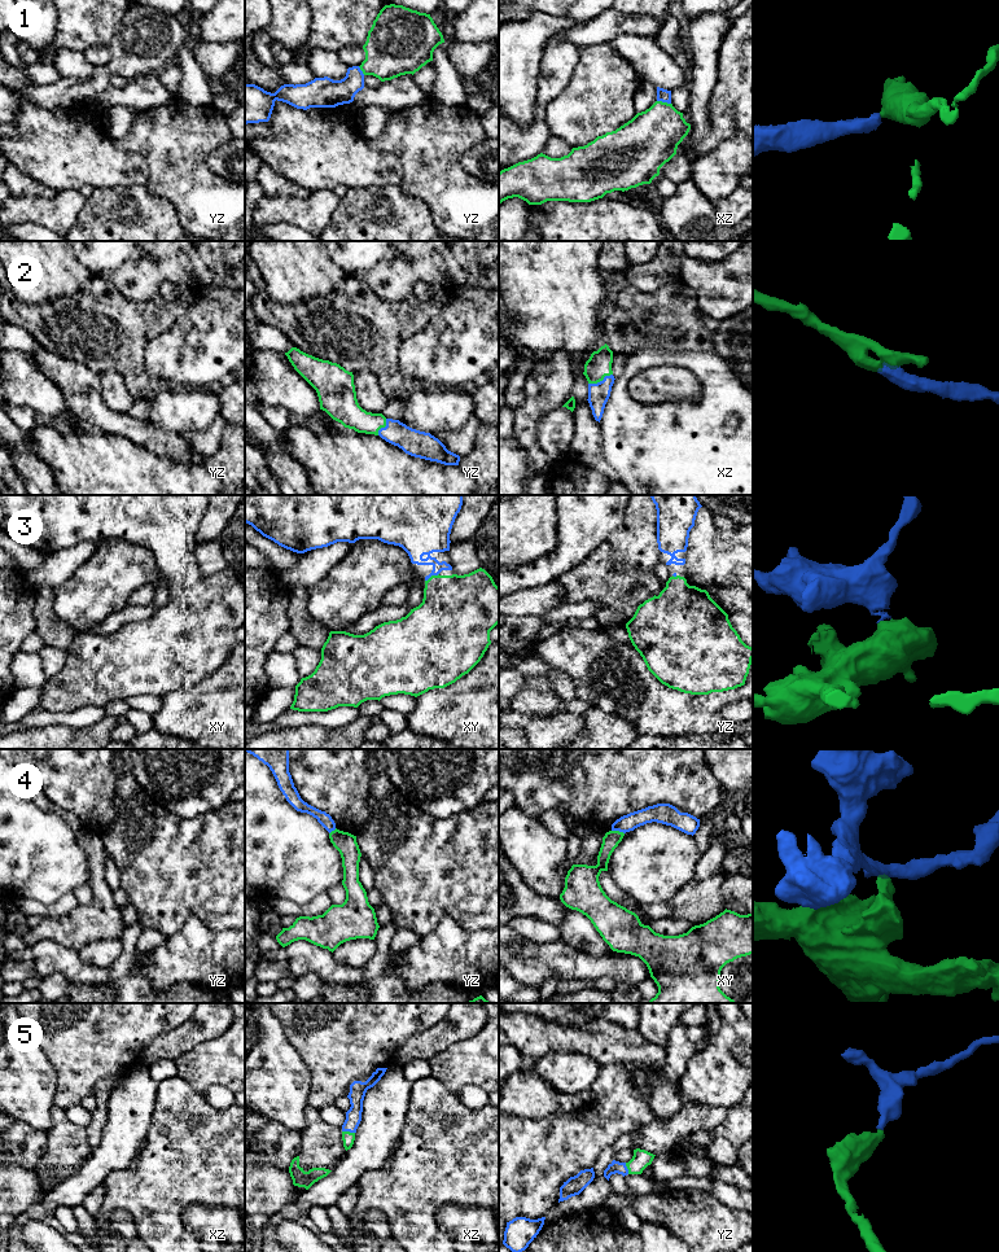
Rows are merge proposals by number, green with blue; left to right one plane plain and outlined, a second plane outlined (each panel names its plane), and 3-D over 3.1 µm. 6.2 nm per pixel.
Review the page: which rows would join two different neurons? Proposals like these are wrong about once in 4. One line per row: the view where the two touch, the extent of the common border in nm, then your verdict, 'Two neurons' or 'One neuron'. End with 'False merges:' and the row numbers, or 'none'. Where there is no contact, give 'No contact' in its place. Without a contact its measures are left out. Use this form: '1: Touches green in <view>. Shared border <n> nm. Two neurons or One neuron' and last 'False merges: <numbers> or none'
1: Touches green in xz. Shared border 90 nm. One neuron
2: Touches green in xz. Shared border 170 nm. One neuron
3: Touches green in xy. Shared border 100 nm. One neuron
4: Touches green in xy. Shared border 80 nm. Two neurons
5: Touches green in xz. Shared border 80 nm. One neuron
False merges: 4

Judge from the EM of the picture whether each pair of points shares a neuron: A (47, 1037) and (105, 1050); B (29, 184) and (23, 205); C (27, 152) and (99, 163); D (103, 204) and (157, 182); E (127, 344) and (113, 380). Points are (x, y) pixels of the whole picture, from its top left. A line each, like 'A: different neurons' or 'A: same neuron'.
A: same neuron
B: different neurons
C: same neuron
D: different neurons
E: different neurons

